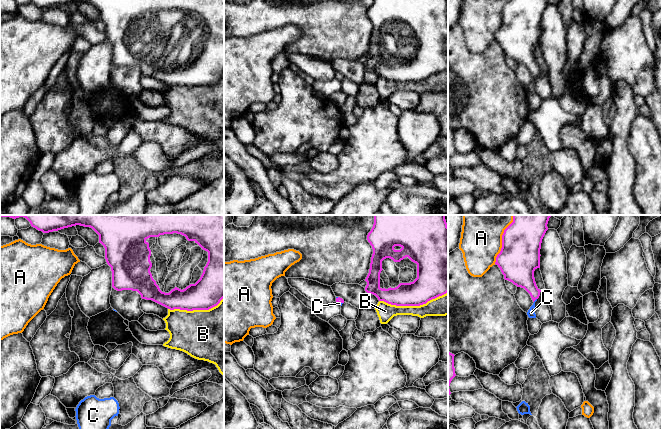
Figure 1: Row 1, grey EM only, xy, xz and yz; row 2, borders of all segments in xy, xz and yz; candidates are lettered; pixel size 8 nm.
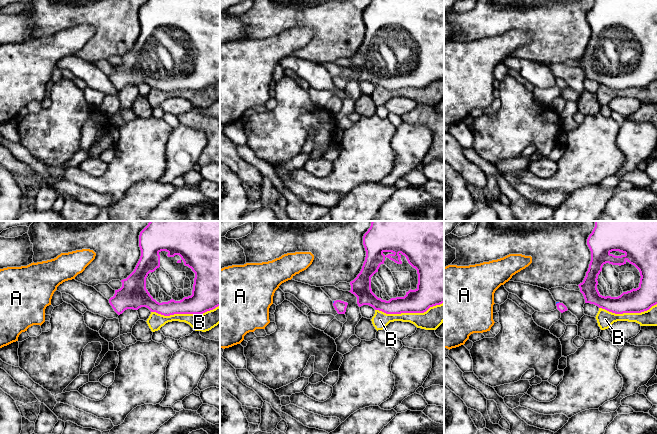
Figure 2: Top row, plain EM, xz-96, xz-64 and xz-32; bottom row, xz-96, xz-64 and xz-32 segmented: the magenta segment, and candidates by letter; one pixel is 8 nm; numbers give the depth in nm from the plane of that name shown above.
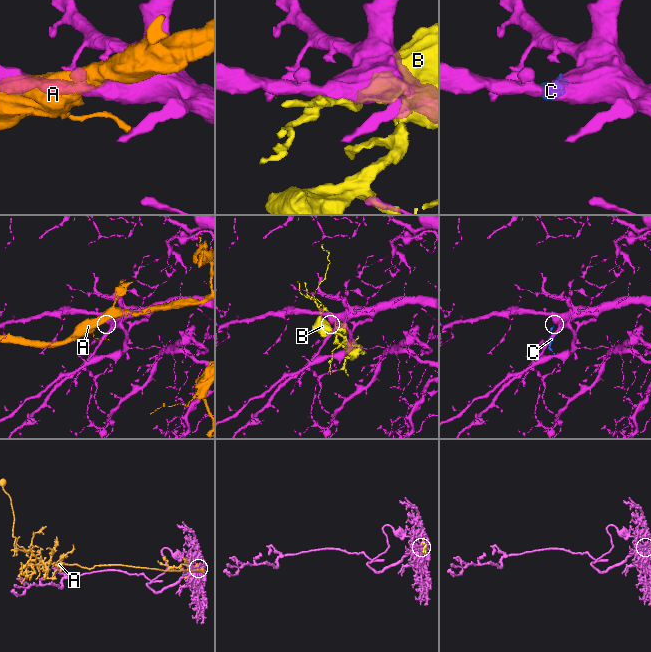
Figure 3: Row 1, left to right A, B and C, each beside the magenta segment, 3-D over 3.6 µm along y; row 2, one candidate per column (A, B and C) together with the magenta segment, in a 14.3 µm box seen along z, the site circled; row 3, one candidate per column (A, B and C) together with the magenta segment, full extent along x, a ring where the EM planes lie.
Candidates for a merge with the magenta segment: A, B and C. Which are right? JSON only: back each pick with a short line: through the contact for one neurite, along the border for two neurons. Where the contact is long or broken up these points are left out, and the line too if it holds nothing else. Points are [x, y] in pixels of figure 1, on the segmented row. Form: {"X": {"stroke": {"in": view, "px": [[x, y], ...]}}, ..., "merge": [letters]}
{"C": {"stroke": {"in": "yz", "px": [[521, 272], [534, 292], [534, 300], [531, 312]]}}, "merge": ["C"]}

